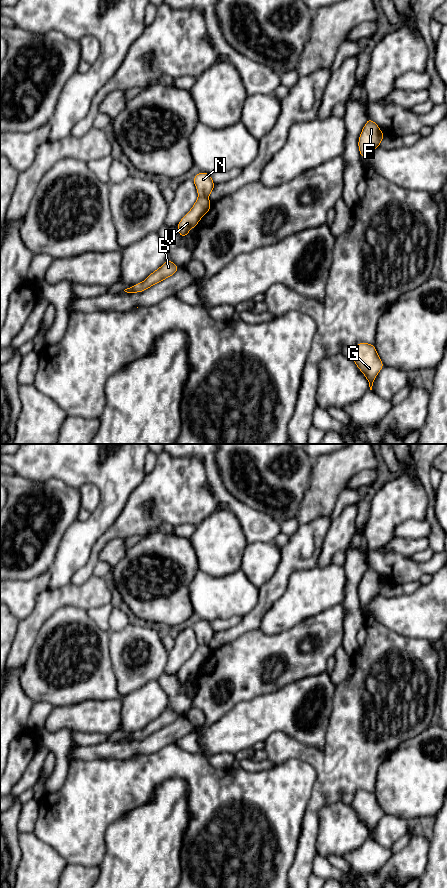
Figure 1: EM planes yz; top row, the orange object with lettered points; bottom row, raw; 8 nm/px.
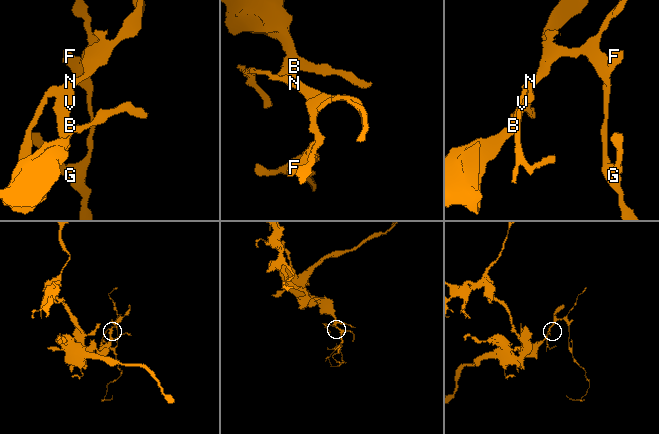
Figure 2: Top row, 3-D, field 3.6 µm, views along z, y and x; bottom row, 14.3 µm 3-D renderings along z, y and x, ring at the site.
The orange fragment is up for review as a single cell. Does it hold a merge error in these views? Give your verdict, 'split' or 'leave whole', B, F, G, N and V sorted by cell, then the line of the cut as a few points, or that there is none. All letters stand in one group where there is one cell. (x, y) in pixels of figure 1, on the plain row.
split | B V / F G N | yz (199, 644), (207, 646)

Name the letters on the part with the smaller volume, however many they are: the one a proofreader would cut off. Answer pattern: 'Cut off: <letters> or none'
Cut off: F, G, N

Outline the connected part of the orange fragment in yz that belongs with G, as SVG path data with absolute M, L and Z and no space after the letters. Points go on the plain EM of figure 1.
M360 790L350 805L356 811L359 818L365 823L370 838L372 838L374 828L384 814L374 792Z

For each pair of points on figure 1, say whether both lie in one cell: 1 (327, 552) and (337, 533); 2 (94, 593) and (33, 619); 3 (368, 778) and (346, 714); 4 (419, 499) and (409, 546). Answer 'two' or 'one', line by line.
1: one
2: one
3: one
4: two

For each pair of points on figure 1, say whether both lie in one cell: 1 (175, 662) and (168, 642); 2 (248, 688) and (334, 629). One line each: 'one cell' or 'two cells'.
1: two cells
2: one cell

